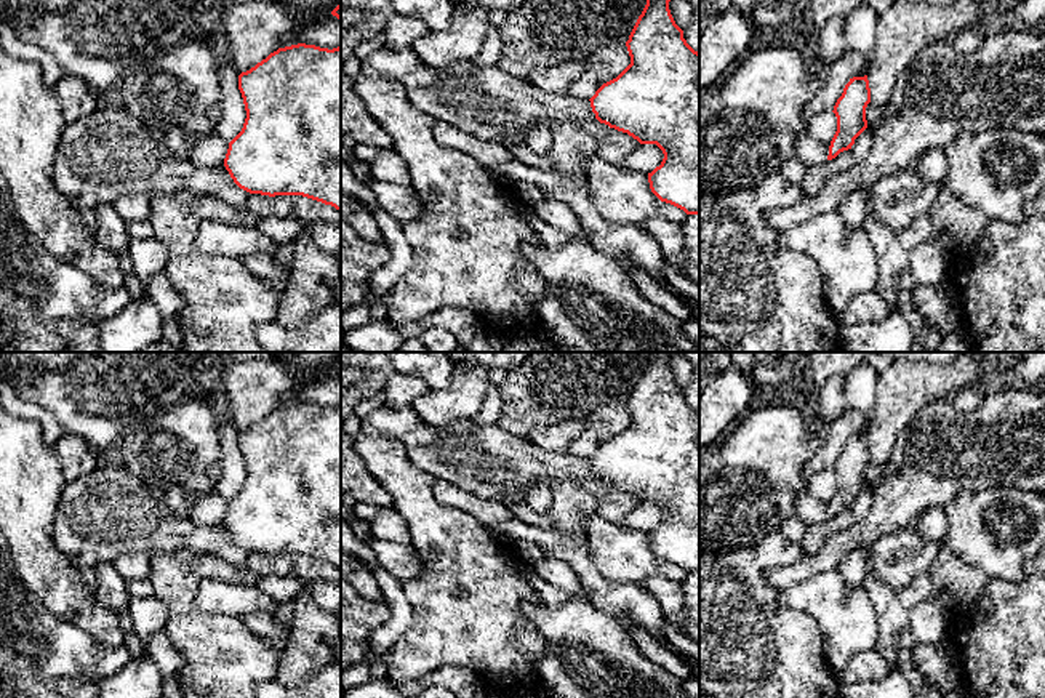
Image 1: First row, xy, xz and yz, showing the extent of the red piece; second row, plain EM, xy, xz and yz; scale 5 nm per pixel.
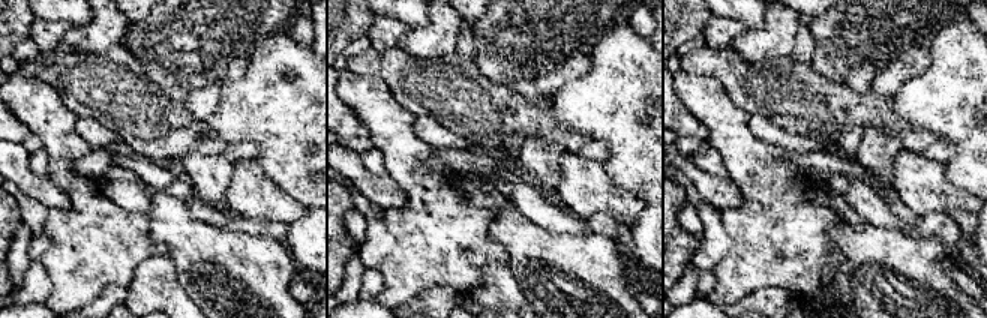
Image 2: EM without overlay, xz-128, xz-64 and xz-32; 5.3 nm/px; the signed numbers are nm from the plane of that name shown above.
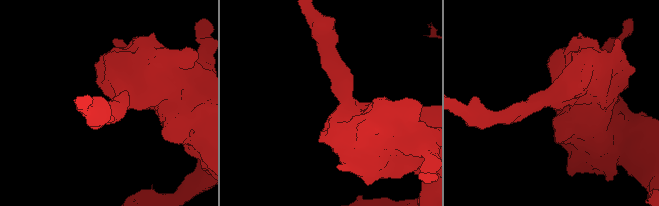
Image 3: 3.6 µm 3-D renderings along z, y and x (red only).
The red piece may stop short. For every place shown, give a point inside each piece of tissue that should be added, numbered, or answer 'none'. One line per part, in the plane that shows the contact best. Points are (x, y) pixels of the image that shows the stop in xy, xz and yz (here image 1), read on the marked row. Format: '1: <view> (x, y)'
none

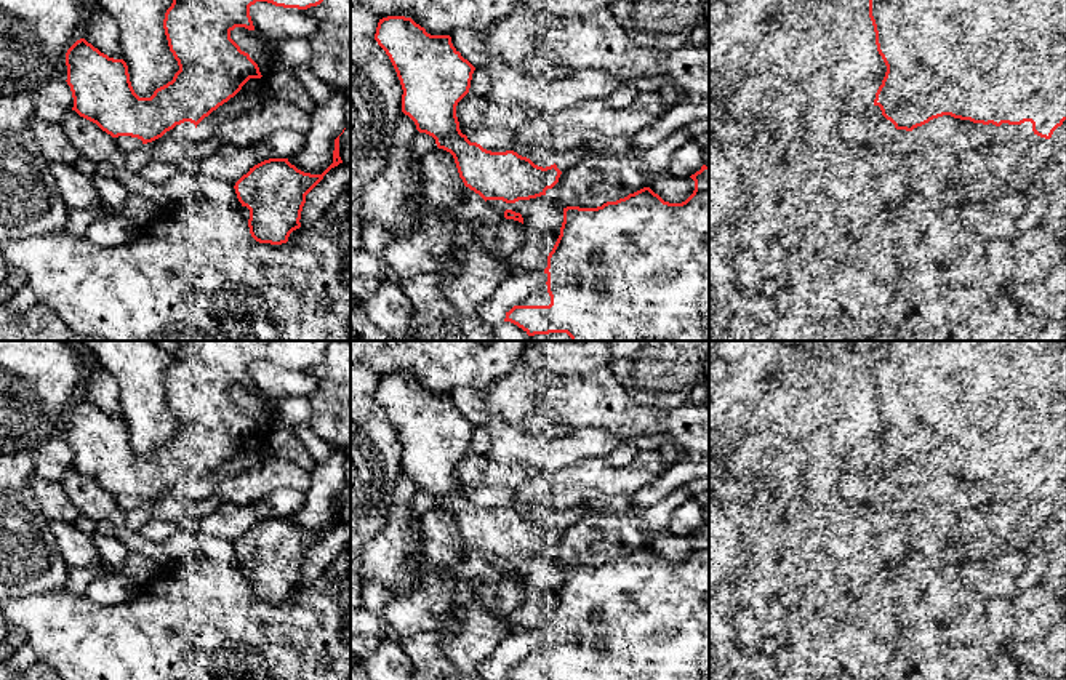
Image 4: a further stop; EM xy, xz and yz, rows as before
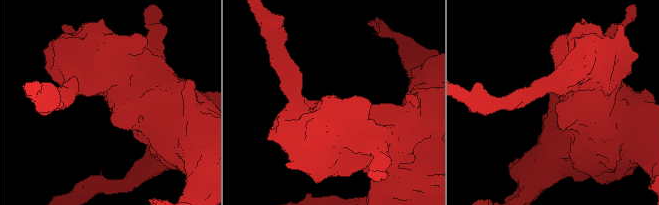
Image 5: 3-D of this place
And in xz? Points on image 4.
1: xz (532, 256)

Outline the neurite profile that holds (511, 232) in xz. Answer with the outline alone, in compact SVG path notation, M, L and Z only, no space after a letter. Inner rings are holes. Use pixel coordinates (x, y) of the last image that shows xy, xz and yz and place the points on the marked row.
M506 219L498 226L496 245L491 256L499 261L509 261L511 256L519 250L525 237L525 226L514 219Z

